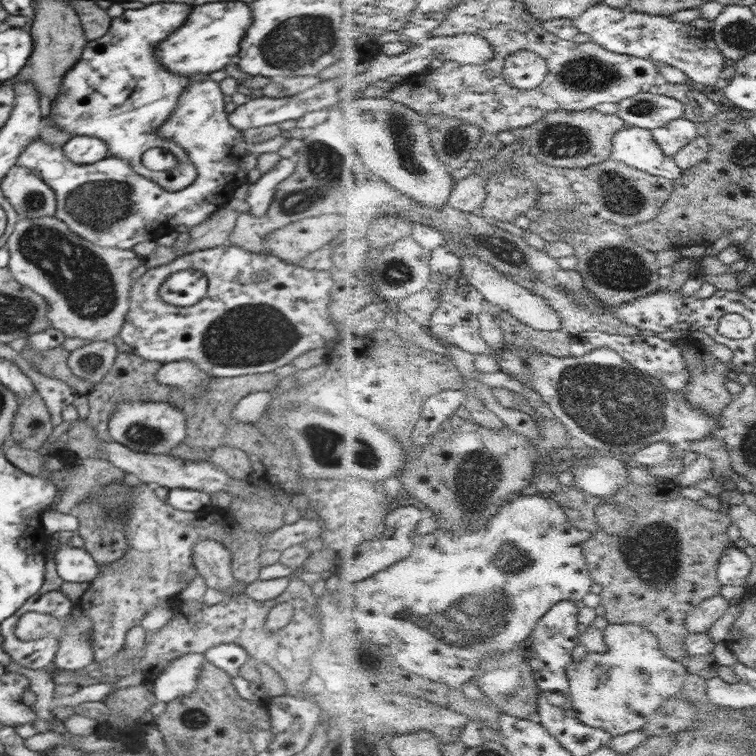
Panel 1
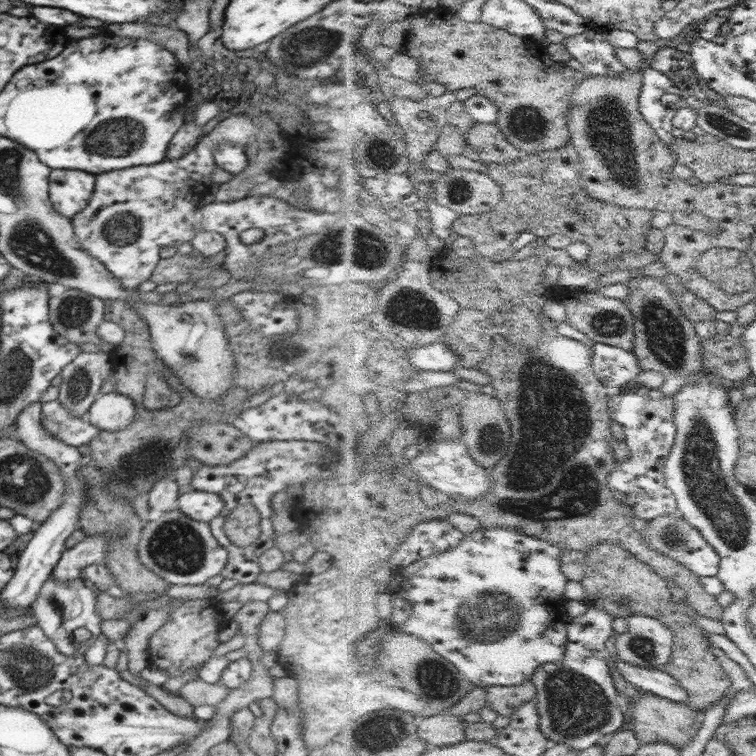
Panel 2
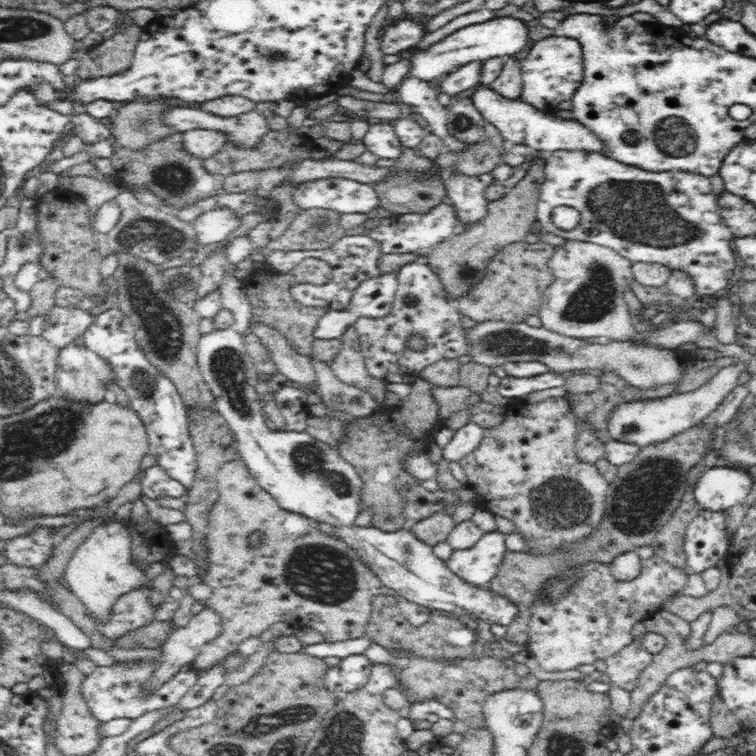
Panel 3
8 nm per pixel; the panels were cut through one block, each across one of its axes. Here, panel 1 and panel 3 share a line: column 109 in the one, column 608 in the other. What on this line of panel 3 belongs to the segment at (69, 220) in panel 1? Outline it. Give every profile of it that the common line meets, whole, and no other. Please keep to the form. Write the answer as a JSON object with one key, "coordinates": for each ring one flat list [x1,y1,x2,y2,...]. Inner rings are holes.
{"coordinates":[[555,151,554,153,548,152,544,155,546,159,545,165,545,180,542,182,540,191,538,192,540,198,538,198,536,216,538,222,541,224,541,228,545,232,550,232,555,236,561,237,564,240,574,240,580,242,592,242,599,246,606,246,615,252,618,252,623,258,636,262,651,262,658,263,667,267,670,270,680,269,690,274,690,277,694,279,694,294,702,295,708,302,712,300,713,295,722,290,729,281,733,278,734,267,736,264,736,253,732,250,732,244,734,237,731,234,731,230,725,225,725,222,720,216,720,205,718,205,717,195,714,195,712,186,708,177,704,177,700,174,682,172,646,172,646,170,640,170,640,168,634,168,632,165,626,165,622,162,617,162,613,158,606,157,600,153,586,153,584,151],[556,206,571,206,578,210,581,214,582,220,580,224,574,228,574,230,560,230,554,226,552,222,552,213]]}

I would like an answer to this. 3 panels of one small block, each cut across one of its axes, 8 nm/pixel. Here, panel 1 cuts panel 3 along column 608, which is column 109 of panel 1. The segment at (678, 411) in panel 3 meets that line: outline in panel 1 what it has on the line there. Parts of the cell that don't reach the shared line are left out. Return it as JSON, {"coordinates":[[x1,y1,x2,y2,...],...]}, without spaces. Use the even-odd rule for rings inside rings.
{"coordinates":[[122,401,108,419,108,434,111,440,130,447,130,450,166,455,186,438,184,414,179,408,164,402]]}

